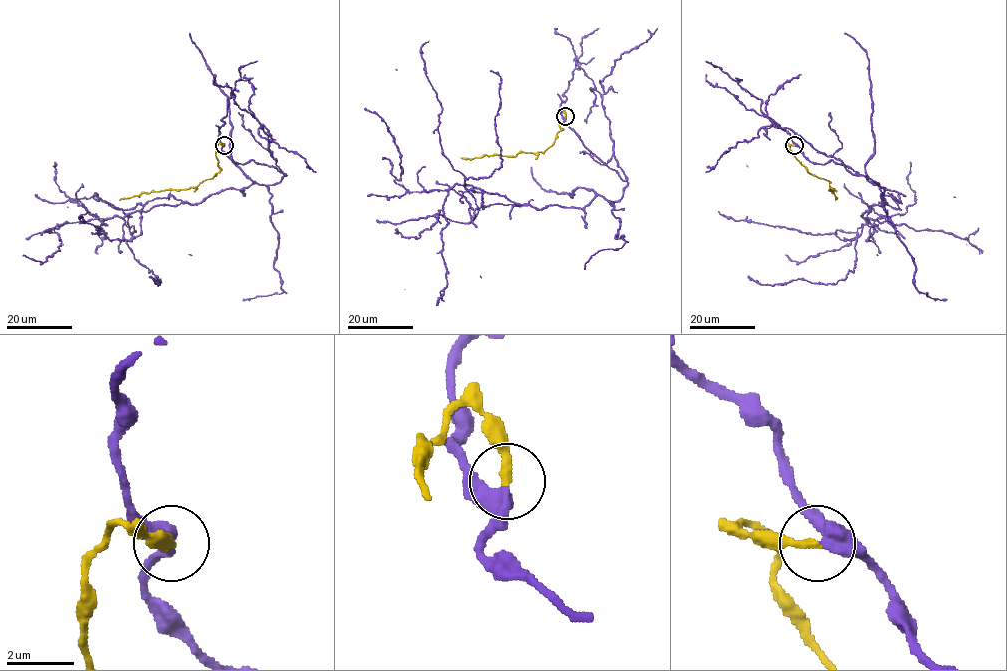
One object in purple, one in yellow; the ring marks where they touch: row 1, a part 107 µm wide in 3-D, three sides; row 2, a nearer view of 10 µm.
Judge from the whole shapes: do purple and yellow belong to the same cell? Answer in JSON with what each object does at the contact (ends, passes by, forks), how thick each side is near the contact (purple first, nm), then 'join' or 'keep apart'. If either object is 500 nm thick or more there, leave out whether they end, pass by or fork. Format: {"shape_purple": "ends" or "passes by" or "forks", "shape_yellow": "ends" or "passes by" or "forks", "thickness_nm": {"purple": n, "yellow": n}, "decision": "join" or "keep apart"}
{"shape_purple": "passes by", "shape_yellow": "ends", "thickness_nm": {"purple": 380, "yellow": 240}, "decision": "join"}

